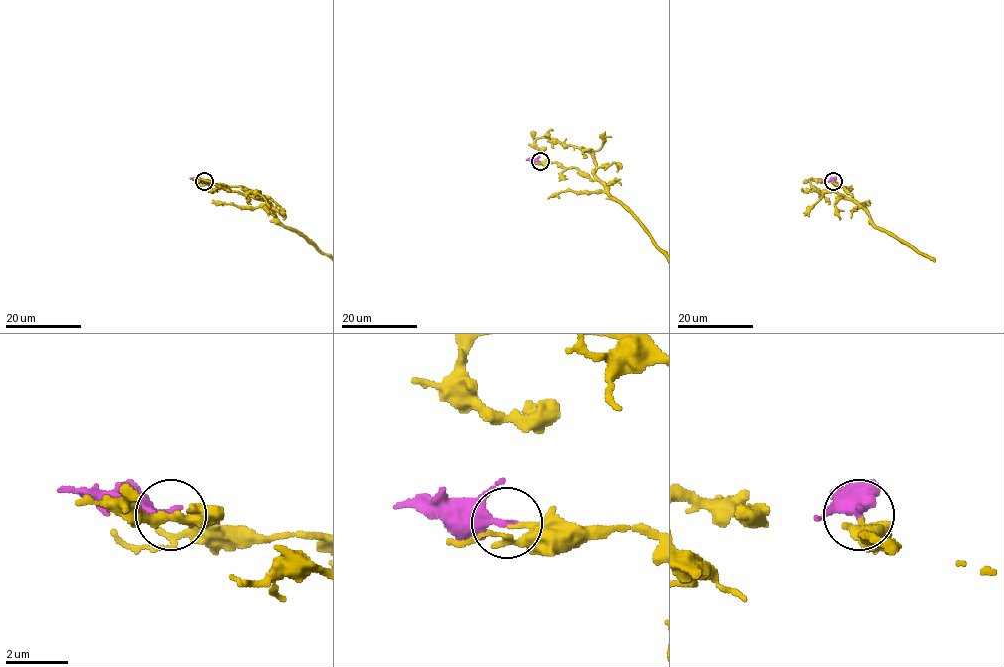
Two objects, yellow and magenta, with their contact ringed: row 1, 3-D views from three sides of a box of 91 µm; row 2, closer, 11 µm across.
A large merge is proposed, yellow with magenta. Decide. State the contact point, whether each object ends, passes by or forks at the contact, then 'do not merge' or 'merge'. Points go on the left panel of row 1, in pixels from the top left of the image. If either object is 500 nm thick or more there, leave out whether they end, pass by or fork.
(204, 181) | yellow ends | magenta ends | do not merge

